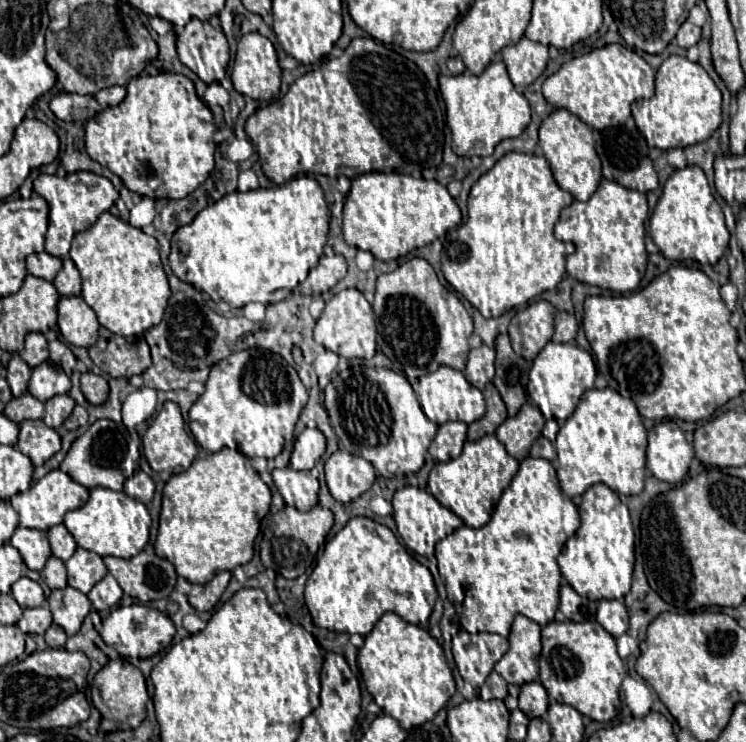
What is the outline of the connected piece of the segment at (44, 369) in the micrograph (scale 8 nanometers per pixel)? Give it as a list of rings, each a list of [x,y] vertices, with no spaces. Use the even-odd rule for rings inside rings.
[[[44,361],[32,371],[28,391],[42,403],[52,399],[54,395],[62,395],[70,391],[70,379],[62,371],[62,367],[54,367],[54,363]]]

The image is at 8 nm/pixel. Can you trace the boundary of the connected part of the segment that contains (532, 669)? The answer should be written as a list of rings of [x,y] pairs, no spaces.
[[[518,615],[510,631],[510,649],[496,663],[494,671],[500,673],[508,683],[524,685],[538,677],[538,655],[540,655],[540,625],[524,615]]]

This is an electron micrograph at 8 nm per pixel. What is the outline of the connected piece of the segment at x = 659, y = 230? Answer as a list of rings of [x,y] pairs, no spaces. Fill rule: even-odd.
[[[684,167],[674,171],[658,199],[650,217],[650,237],[660,253],[670,261],[698,261],[700,265],[716,265],[728,247],[730,233],[724,225],[724,213],[716,203],[706,175],[700,167]]]

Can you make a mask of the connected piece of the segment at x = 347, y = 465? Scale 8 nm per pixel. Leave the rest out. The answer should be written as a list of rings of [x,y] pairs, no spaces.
[[[336,451],[326,461],[326,483],[332,497],[344,505],[366,493],[376,481],[374,467],[348,451]]]

